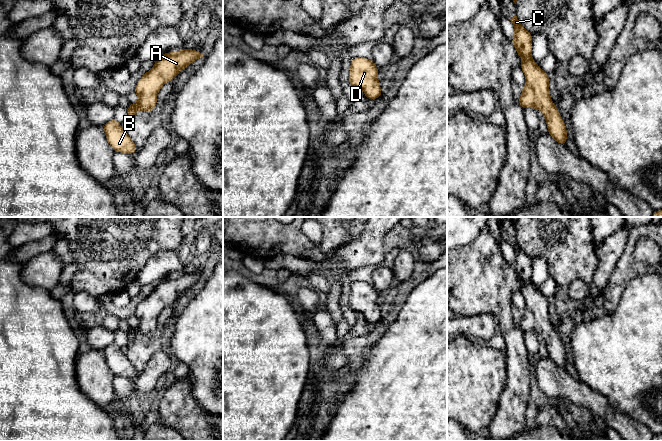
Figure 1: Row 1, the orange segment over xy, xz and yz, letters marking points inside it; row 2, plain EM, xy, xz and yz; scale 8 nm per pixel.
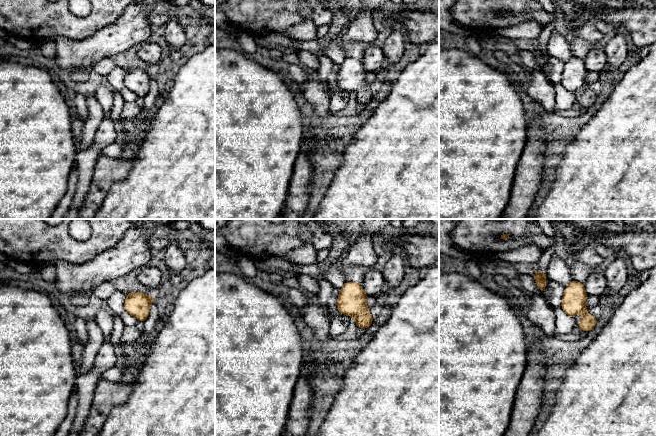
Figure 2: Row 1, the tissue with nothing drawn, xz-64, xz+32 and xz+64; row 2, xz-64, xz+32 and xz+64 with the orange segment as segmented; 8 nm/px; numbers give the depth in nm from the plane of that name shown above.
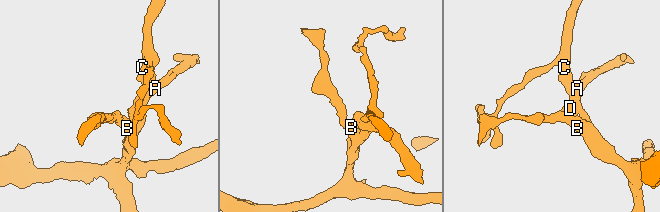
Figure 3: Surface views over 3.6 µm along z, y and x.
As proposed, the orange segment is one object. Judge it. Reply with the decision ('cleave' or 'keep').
keep

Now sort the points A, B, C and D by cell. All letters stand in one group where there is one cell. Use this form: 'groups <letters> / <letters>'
groups A B C D

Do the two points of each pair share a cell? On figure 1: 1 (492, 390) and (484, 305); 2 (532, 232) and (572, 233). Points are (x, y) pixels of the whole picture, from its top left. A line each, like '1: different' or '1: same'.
1: different
2: same

